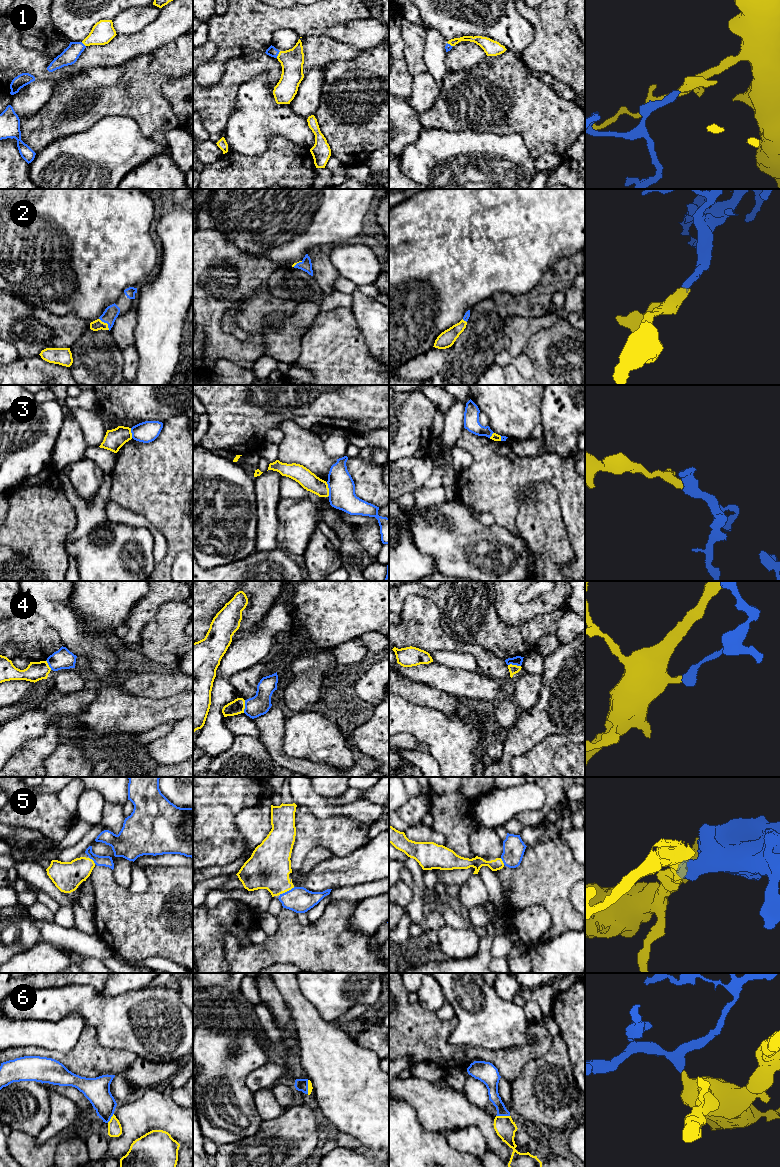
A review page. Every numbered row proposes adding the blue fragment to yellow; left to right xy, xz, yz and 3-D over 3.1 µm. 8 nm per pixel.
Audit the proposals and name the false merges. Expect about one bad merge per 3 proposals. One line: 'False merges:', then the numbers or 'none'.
False merges: 3, 4

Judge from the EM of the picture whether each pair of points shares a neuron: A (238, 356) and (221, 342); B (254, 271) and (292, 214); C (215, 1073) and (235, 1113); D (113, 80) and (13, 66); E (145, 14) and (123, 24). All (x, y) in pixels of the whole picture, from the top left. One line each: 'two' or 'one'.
A: one
B: two
C: one
D: two
E: one

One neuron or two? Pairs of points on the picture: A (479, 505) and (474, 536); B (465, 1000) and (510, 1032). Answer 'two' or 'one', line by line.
A: two
B: one

